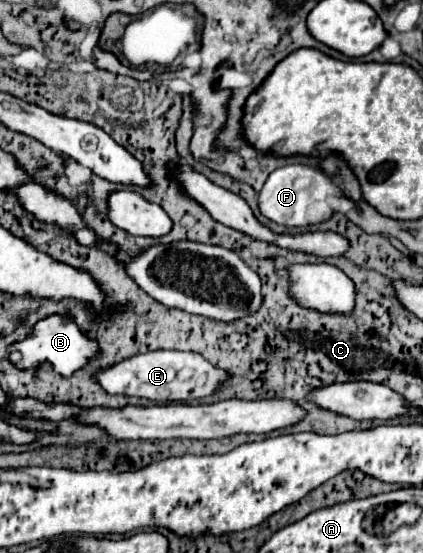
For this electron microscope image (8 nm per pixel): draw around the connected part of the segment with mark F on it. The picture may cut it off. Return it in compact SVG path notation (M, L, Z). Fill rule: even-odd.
M286 165L276 171L272 171L260 189L258 207L264 217L278 225L286 227L308 227L328 221L334 211L328 205L328 197L342 197L346 195L342 189L342 183L336 181L332 175L326 175L310 165Z

